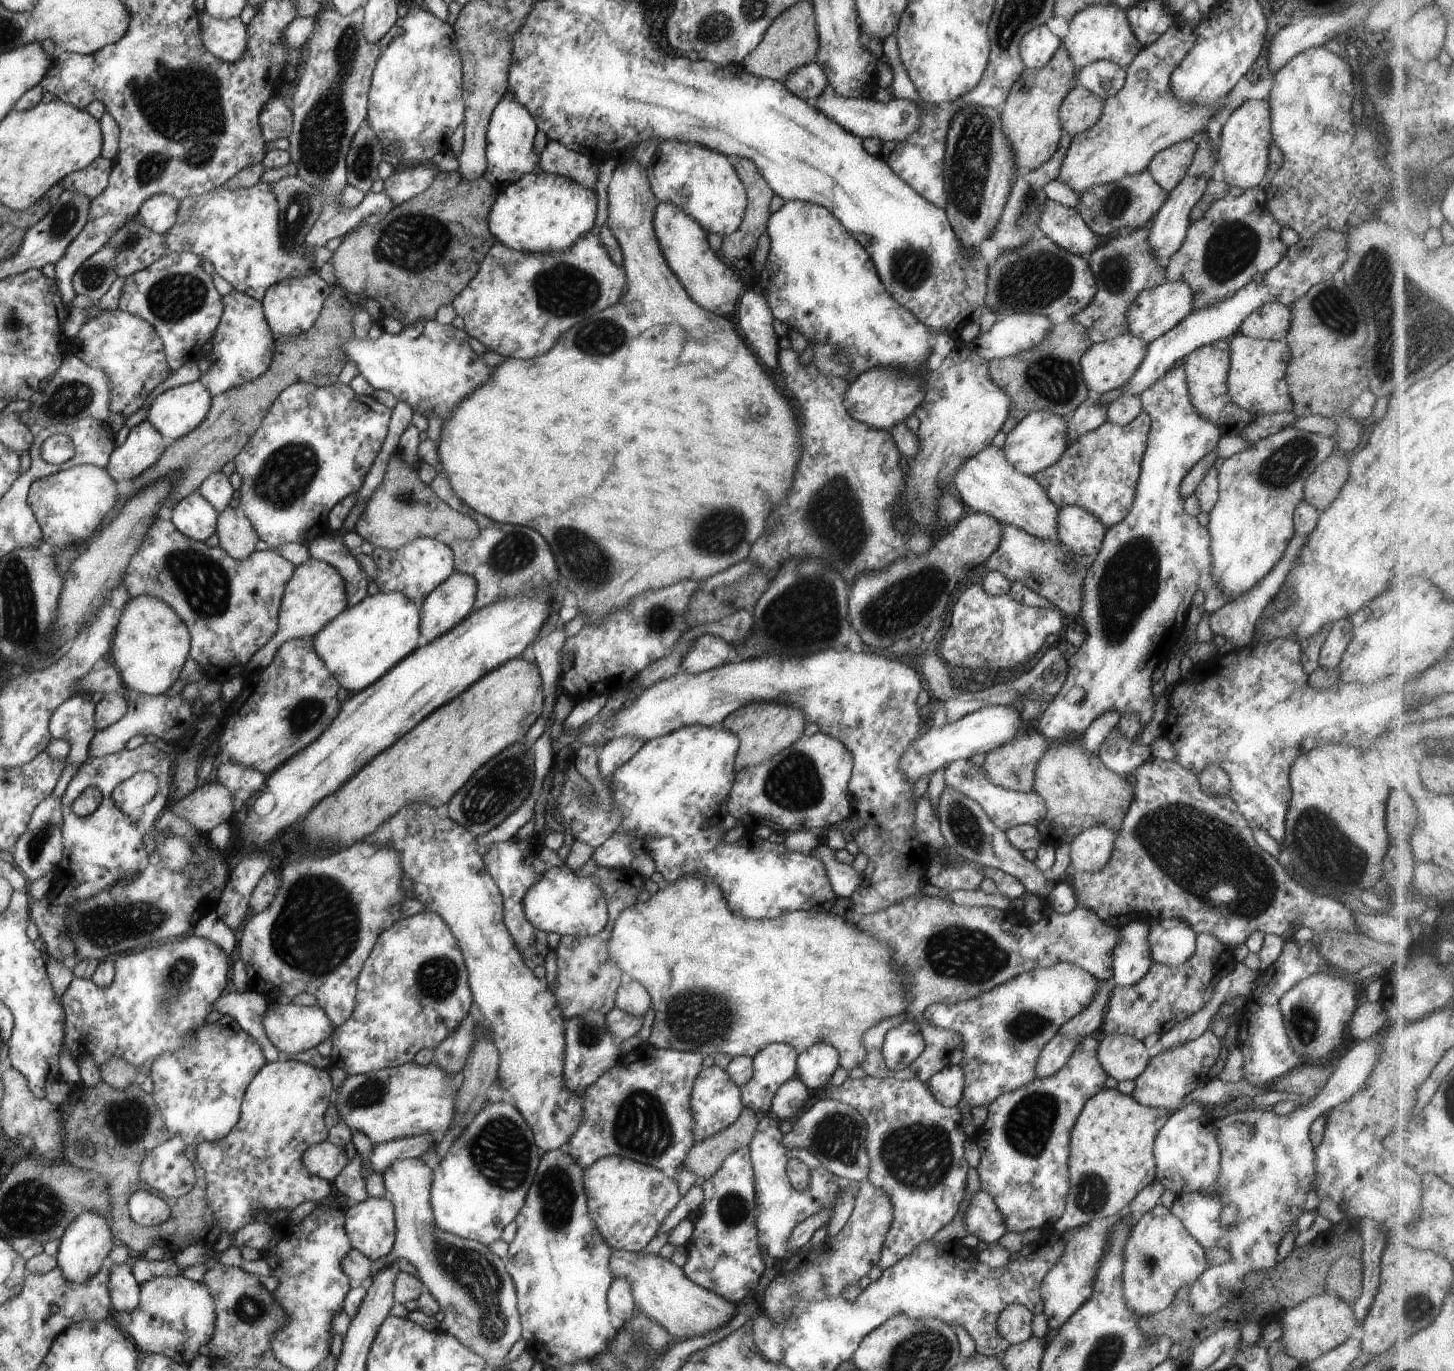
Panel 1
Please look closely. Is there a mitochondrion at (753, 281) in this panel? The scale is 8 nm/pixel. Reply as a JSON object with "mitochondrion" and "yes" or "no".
{"mitochondrion":"no"}

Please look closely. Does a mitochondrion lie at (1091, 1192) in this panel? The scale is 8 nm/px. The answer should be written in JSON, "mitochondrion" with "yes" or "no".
{"mitochondrion":"yes"}

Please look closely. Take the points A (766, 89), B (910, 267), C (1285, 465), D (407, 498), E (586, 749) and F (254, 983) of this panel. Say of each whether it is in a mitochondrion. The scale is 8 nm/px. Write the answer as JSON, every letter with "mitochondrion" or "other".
{"A":"other","B":"mitochondrion","C":"mitochondrion","D":"mitochondrion","E":"other","F":"other"}

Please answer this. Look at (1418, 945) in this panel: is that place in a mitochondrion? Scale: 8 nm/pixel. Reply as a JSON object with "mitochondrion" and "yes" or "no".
{"mitochondrion":"no"}

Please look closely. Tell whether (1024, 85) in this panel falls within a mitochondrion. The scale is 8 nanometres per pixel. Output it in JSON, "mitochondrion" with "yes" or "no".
{"mitochondrion":"yes"}

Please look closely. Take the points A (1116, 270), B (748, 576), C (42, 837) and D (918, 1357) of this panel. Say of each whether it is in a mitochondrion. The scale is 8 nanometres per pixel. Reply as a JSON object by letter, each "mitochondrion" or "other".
{"A":"mitochondrion","B":"mitochondrion","C":"mitochondrion","D":"mitochondrion"}

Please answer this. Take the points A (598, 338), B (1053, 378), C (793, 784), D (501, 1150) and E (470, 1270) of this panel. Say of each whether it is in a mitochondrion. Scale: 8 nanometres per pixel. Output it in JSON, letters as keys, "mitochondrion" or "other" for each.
{"A":"mitochondrion","B":"mitochondrion","C":"mitochondrion","D":"mitochondrion","E":"mitochondrion"}

